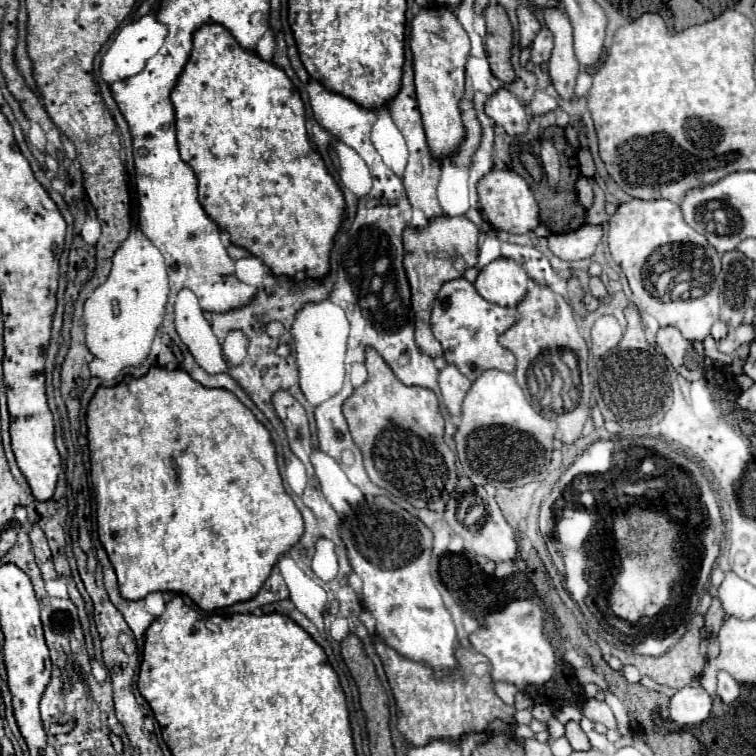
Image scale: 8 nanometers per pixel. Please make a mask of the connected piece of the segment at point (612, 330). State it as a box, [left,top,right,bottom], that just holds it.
[591,316,623,358]

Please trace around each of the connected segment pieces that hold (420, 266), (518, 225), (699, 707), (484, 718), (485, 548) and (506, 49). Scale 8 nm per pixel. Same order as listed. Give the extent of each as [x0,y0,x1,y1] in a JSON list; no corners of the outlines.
[[403,216,479,358],[477,168,539,234],[669,686,713,726],[375,642,515,746],[445,494,519,564],[485,6,515,84]]

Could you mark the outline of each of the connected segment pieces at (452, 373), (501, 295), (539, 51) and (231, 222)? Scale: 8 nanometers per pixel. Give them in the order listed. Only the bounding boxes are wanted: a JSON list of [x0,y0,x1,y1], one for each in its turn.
[[439,364,471,418],[475,258,533,306],[531,28,553,64],[171,24,345,280]]

